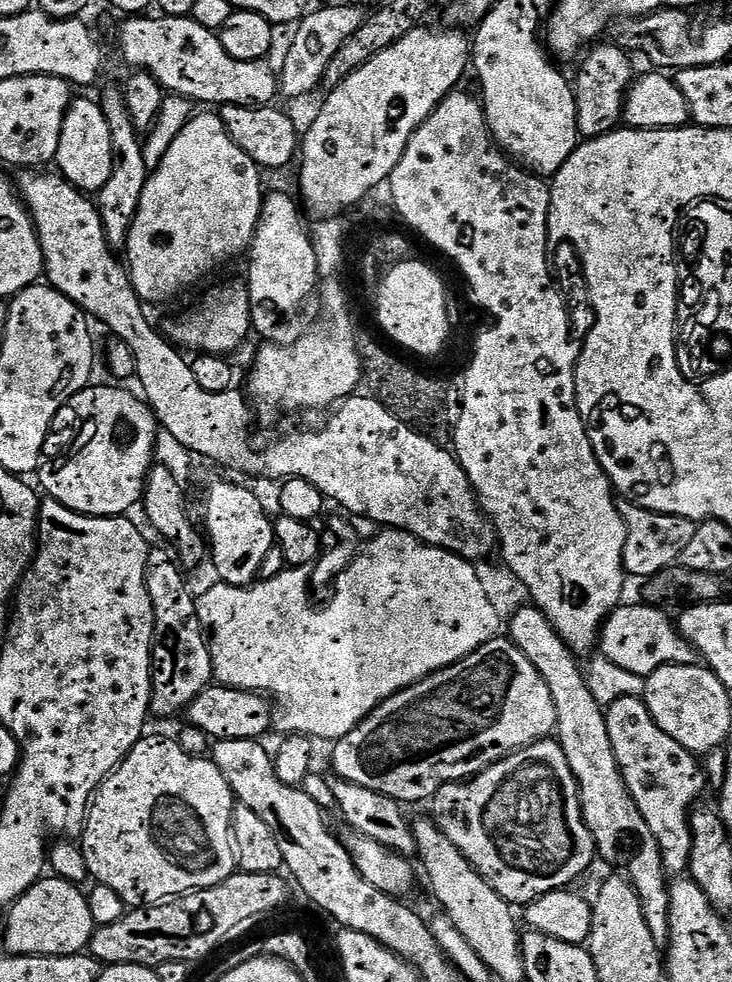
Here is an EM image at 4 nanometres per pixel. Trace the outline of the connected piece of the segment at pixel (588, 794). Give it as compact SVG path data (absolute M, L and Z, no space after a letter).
M520 608L507 621L506 632L518 650L534 662L538 674L542 674L550 690L550 698L554 698L555 735L566 754L566 762L570 762L576 783L580 785L580 809L596 843L597 853L624 868L620 870L634 886L642 902L642 914L646 918L646 926L650 926L650 934L654 934L654 942L667 945L670 934L670 877L662 866L658 842L654 834L650 834L650 826L646 826L646 818L642 818L614 758L610 730L606 730L606 708L591 693L585 669L582 664L580 668L576 661L579 660L577 653L566 646L558 630L554 630L539 608Z

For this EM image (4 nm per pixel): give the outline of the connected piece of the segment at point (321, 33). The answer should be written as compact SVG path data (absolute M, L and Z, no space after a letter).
M355 4L346 6L326 6L309 11L295 27L295 34L286 52L284 62L280 65L278 88L285 99L291 99L312 90L319 89L323 83L326 67L330 60L341 49L354 33L365 23L368 17L367 9Z

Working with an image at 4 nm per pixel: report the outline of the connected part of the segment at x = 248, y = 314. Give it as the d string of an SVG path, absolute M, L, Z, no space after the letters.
M247 283L224 284L221 288L212 288L200 300L197 308L192 308L189 312L184 312L169 328L166 328L166 335L177 348L187 350L192 354L203 354L205 356L227 357L228 352L236 352L244 344L244 339L253 335L252 327L252 307L250 306L250 294Z

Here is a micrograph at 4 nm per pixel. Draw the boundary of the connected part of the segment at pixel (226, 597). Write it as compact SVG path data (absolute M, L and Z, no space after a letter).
M380 530L376 535L363 545L362 551L349 564L348 569L336 579L334 591L331 593L332 601L325 608L315 608L312 605L313 593L310 591L310 572L308 568L285 567L284 571L269 580L261 579L246 588L235 588L223 582L216 582L213 588L208 588L204 593L199 593L196 602L196 613L204 627L209 648L212 649L212 670L215 679L227 688L241 688L247 692L267 694L269 697L277 696L280 700L288 700L288 713L279 717L278 724L285 728L288 734L315 738L317 741L328 740L335 742L341 740L350 730L358 727L371 712L386 698L412 684L417 684L422 678L426 678L432 672L442 670L446 666L458 663L466 658L478 646L497 639L502 628L502 619L490 606L489 598L482 590L482 584L476 573L476 564L471 560L463 560L455 556L453 552L447 552L444 548L436 548L433 544L424 544L417 536L411 536L403 530Z

